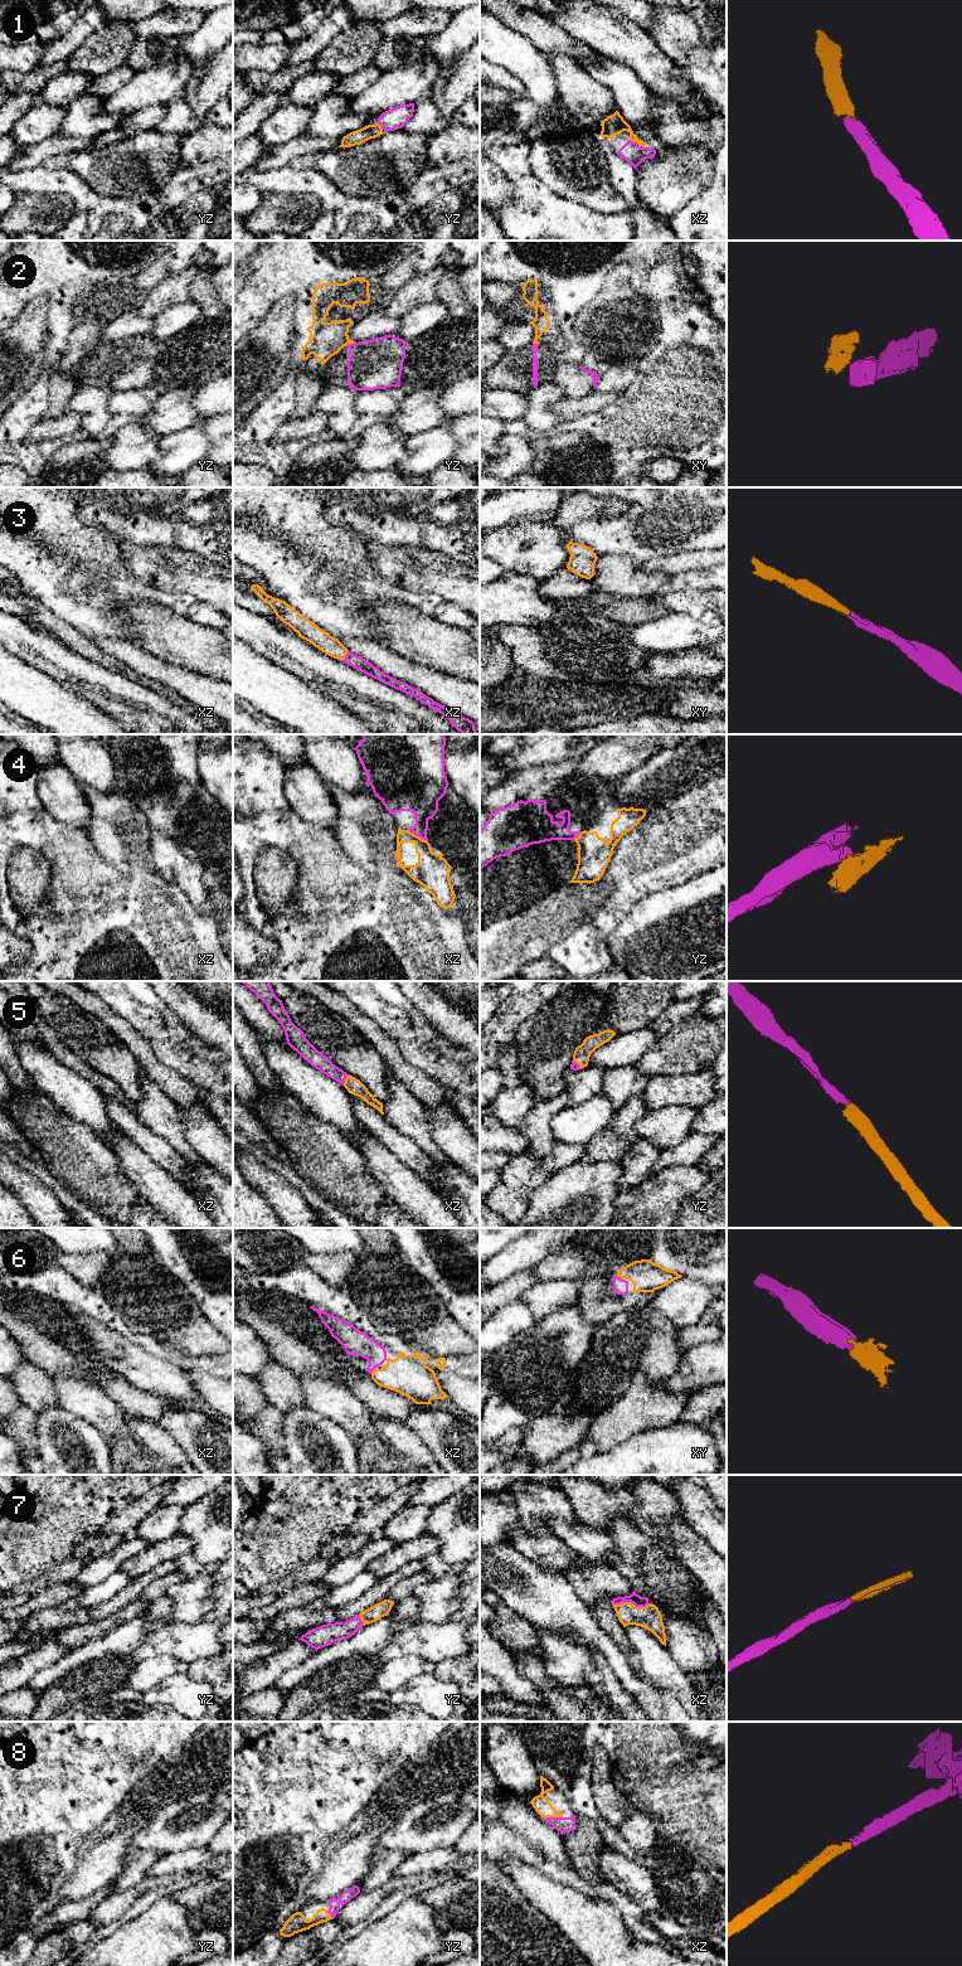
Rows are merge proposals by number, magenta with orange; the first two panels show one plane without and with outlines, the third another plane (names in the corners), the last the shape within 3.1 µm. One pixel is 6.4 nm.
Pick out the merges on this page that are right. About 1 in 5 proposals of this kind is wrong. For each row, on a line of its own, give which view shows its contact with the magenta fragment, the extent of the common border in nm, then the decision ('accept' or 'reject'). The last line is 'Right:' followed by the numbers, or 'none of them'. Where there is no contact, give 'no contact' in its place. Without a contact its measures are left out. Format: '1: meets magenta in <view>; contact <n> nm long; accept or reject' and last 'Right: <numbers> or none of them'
1: meets magenta in xz; contact 50 nm long; accept
2: meets magenta in yz; contact 70 nm long; reject
3: meets magenta in xz; contact 80 nm long; accept
4: meets magenta in xz; contact 150 nm long; reject
5: meets magenta in xz; contact 80 nm long; accept
6: meets magenta in xz; contact 50 nm long; accept
7: meets magenta in xz; contact 240 nm long; accept
8: meets magenta in xz; contact 110 nm long; accept
Right: 1, 3, 5, 6, 7, 8

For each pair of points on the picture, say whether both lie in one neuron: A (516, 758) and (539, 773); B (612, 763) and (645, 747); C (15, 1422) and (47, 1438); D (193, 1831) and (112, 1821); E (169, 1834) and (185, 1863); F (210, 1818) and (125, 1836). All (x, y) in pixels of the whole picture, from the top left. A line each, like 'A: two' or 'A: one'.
A: two
B: one
C: two
D: two
E: two
F: two

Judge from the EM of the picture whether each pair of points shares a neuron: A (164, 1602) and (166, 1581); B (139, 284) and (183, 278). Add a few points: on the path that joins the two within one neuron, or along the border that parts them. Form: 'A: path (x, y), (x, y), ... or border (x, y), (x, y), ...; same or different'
A: path (160, 1597), (161, 1586); same
B: border (170, 276), (160, 281), (142, 302); different

